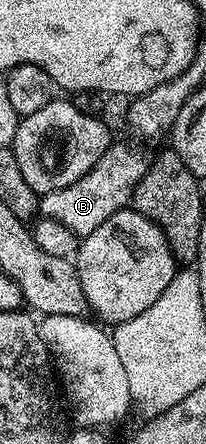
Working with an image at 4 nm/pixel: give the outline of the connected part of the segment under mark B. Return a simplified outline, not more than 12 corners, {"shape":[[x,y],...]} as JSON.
{"shape":[[119,141],[39,201],[77,237],[124,210],[148,158]]}

